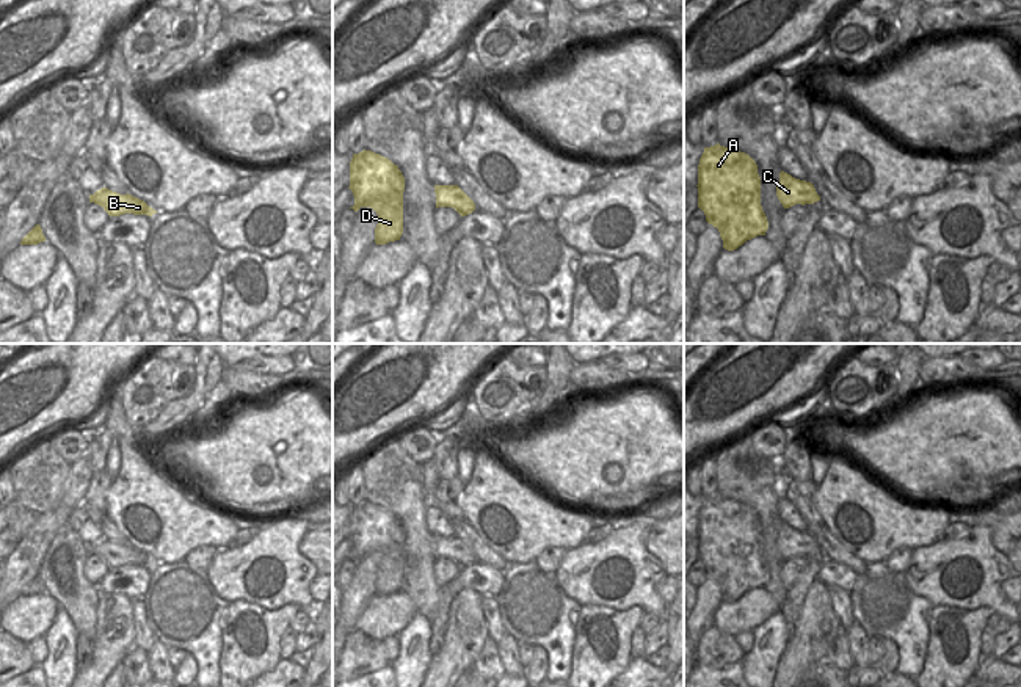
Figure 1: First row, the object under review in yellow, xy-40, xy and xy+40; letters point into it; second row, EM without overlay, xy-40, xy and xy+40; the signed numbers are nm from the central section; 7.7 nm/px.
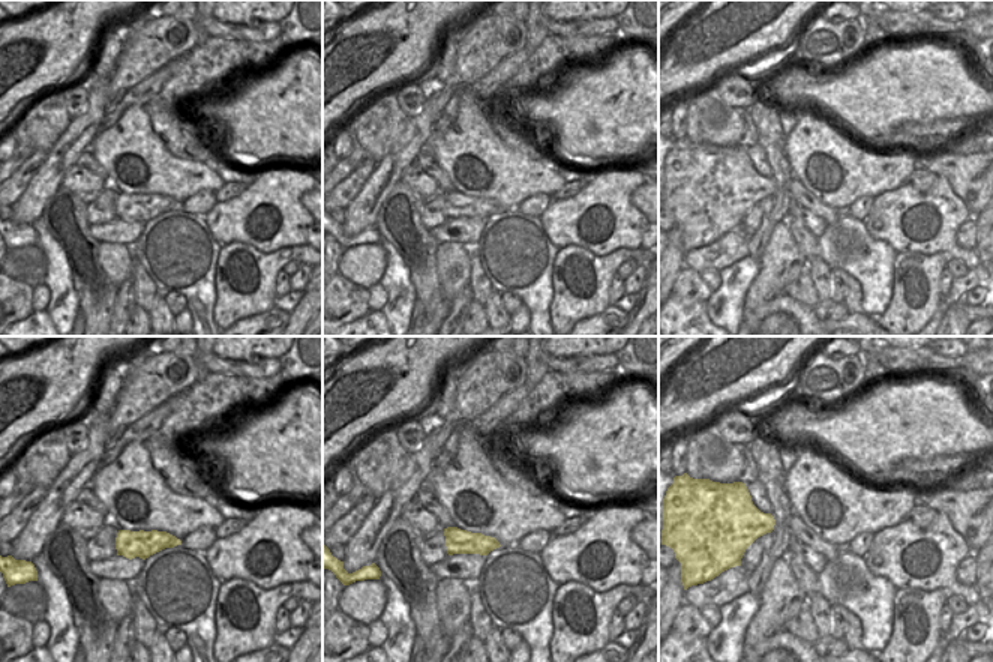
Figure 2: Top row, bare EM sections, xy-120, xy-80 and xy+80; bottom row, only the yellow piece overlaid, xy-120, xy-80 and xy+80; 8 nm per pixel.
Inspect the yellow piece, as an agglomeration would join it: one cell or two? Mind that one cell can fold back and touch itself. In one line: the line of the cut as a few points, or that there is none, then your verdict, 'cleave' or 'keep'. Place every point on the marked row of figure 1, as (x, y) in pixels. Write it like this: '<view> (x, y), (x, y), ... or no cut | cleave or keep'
no cut | keep

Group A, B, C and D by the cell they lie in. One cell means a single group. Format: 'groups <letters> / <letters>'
groups A B C D

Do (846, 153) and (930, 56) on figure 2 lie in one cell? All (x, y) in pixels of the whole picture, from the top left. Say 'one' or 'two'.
two

